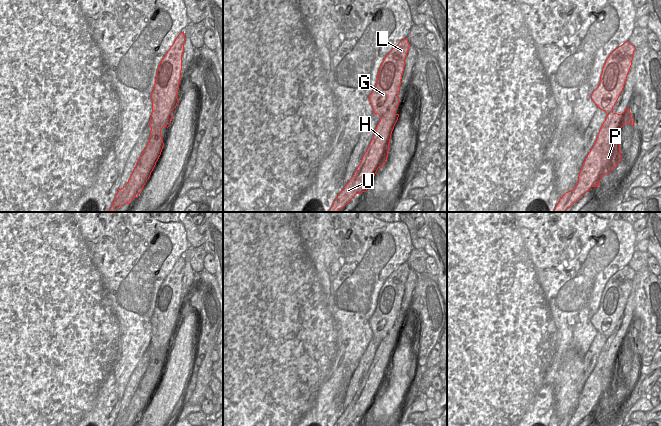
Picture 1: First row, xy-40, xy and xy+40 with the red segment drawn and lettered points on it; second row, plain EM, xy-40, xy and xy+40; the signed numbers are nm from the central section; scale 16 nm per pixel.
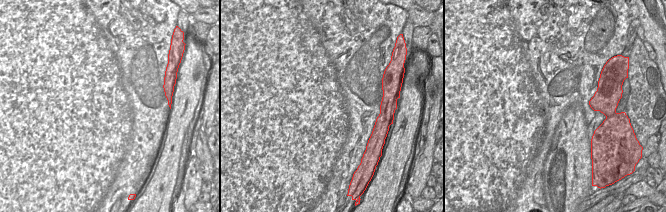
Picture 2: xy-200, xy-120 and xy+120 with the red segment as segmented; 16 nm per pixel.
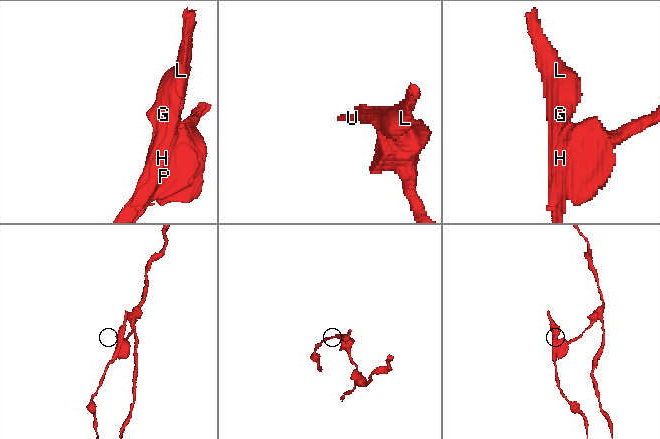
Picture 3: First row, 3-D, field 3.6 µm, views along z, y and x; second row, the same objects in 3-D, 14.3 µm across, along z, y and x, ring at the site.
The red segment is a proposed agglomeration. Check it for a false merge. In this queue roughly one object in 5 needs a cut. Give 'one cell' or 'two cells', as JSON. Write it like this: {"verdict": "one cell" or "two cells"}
{"verdict": "two cells"}

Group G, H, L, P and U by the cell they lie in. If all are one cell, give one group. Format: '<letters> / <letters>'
G H L U / P

